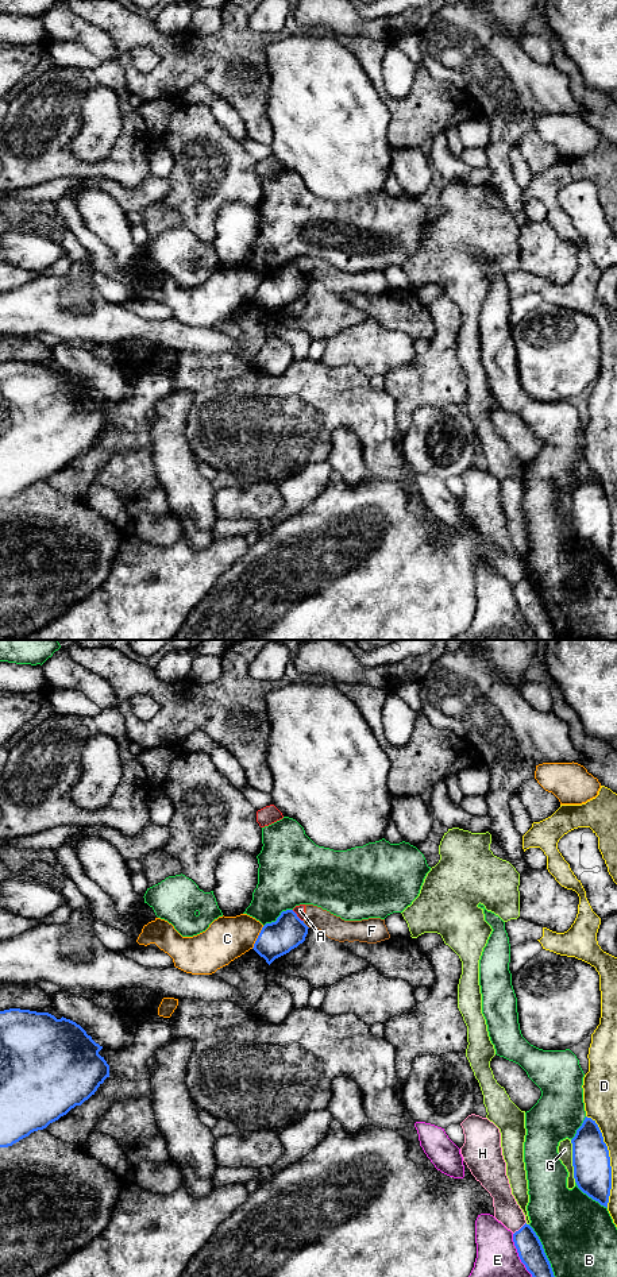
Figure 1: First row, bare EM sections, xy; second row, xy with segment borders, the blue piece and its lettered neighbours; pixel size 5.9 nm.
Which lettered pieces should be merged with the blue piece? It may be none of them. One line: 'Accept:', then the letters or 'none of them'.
Accept: none of them

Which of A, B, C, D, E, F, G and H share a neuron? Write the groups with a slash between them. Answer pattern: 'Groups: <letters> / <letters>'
Groups: A F / B / C / D / E / G / H

